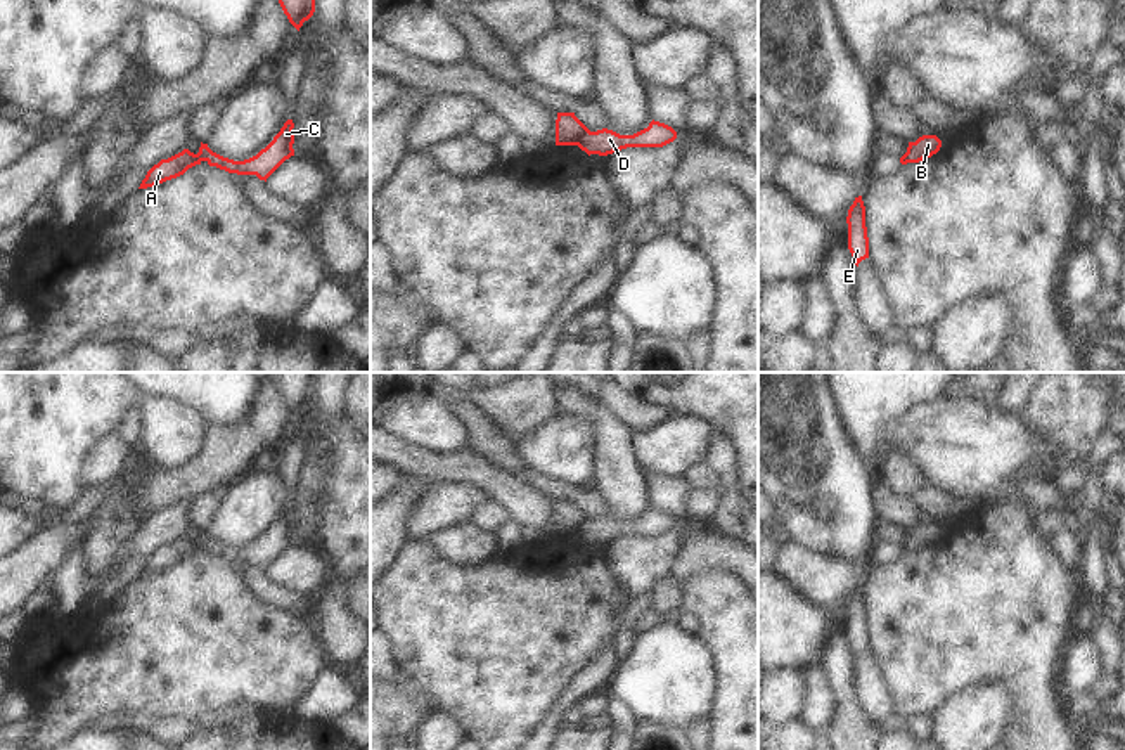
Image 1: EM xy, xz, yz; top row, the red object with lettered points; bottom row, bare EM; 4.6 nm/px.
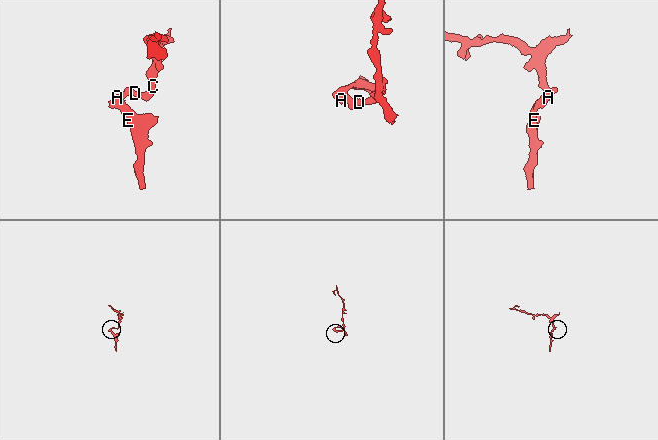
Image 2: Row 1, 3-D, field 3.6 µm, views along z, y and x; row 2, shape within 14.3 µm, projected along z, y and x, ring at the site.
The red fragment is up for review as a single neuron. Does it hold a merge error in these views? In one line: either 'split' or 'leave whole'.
split

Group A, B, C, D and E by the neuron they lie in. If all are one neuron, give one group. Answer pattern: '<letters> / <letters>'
A E / B C D

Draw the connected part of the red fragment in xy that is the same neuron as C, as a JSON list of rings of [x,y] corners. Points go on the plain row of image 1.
[[[287,508],[280,520],[273,525],[273,528],[261,537],[256,544],[244,547],[244,549],[234,549],[228,546],[223,546],[216,540],[213,540],[208,532],[201,530],[199,540],[196,546],[201,549],[206,549],[209,554],[216,554],[220,558],[225,558],[228,561],[237,563],[256,563],[260,568],[265,568],[291,544],[294,544],[294,511],[292,508]]]

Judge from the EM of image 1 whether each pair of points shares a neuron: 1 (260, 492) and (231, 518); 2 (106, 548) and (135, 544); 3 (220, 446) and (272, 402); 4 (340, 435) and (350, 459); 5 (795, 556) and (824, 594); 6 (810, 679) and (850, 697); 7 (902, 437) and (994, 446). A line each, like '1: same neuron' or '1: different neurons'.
1: same neuron
2: different neurons
3: same neuron
4: same neuron
5: same neuron
6: different neurons
7: same neuron

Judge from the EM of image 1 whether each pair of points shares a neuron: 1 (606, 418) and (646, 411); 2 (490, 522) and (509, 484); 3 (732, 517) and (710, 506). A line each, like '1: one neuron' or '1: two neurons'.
1: two neurons
2: two neurons
3: two neurons

